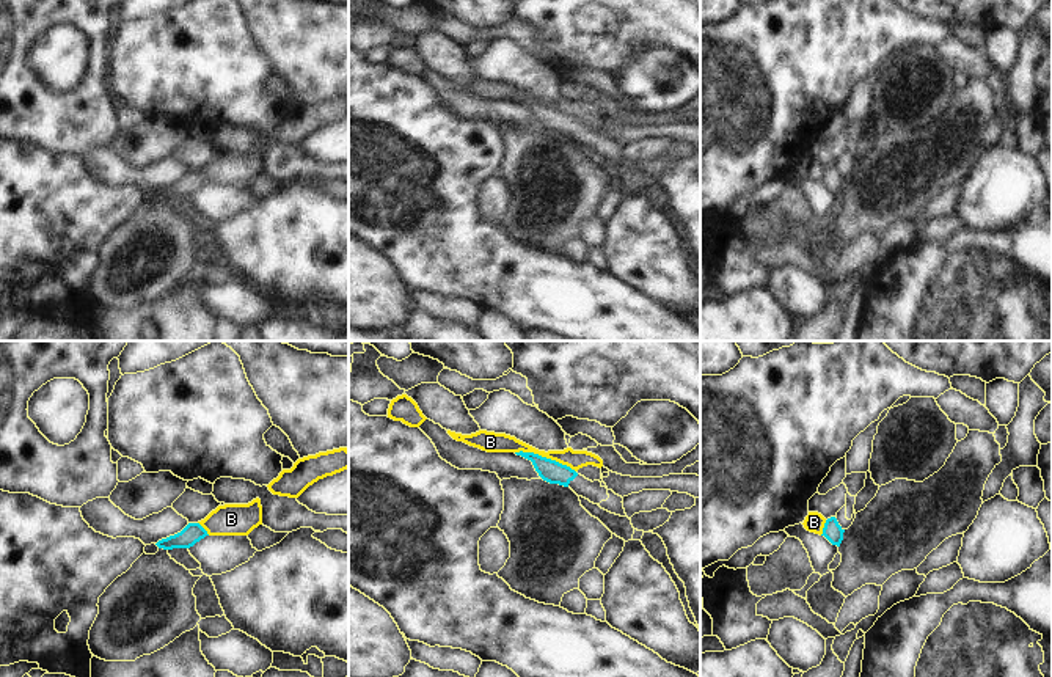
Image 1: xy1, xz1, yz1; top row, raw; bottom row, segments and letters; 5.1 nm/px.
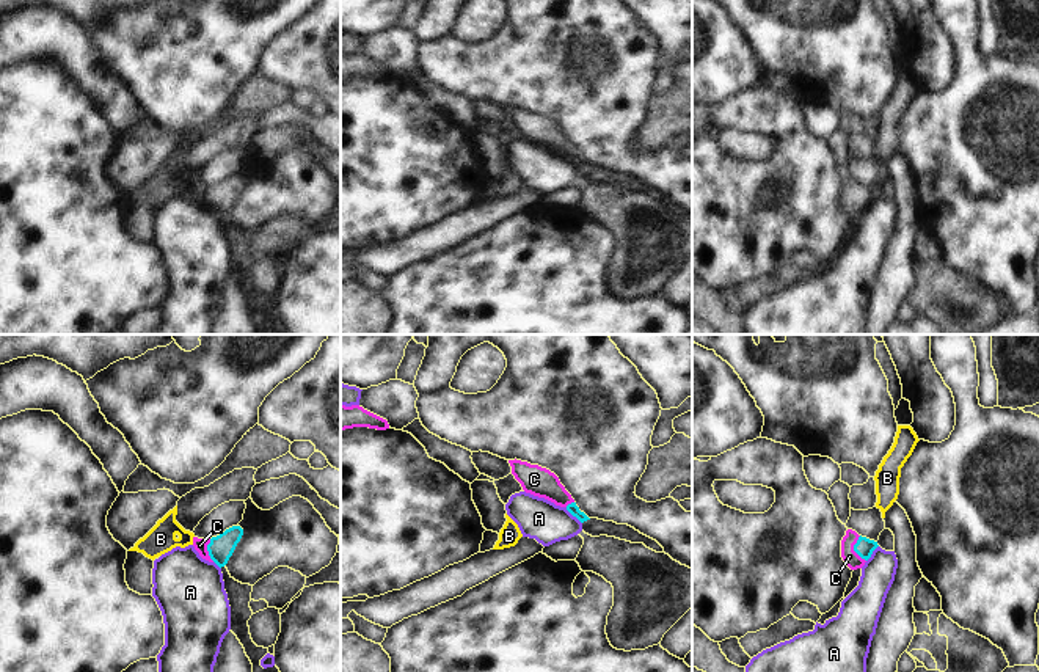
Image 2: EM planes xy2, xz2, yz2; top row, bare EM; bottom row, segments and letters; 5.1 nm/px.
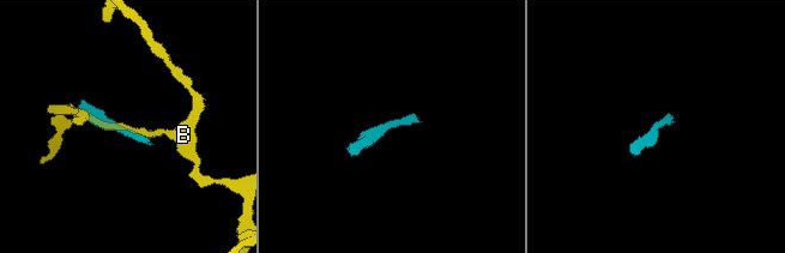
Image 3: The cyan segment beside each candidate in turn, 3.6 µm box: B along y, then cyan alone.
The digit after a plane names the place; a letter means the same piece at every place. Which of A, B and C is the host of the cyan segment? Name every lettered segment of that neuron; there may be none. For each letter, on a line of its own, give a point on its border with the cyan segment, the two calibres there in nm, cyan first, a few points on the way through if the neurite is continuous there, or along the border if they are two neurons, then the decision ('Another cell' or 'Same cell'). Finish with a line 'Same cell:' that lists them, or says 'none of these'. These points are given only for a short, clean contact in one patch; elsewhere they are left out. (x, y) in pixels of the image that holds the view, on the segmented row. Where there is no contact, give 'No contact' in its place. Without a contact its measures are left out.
A: Touches cyan at xz2 (573, 515). Thickness 60 nm (cyan) against 220 nm. Boundary: xz2 (565, 507), (581, 523). Another cell
B: Touches cyan at xz1 (545, 457). Thickness 120 nm (cyan) against 100 nm. Another cell
C: Touches cyan at yz2 (854, 548). Thickness 90 nm (cyan) against 80 nm. Path across: yz2 (864, 547), (854, 548), (849, 556). Same cell
Same cell: C

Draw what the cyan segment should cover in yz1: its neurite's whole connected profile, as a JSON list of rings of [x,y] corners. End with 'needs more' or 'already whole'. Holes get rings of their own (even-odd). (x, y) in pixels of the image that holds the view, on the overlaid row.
[[[835,517],[826,520],[823,534],[832,545],[840,547],[845,529],[838,525]]] | already whole

